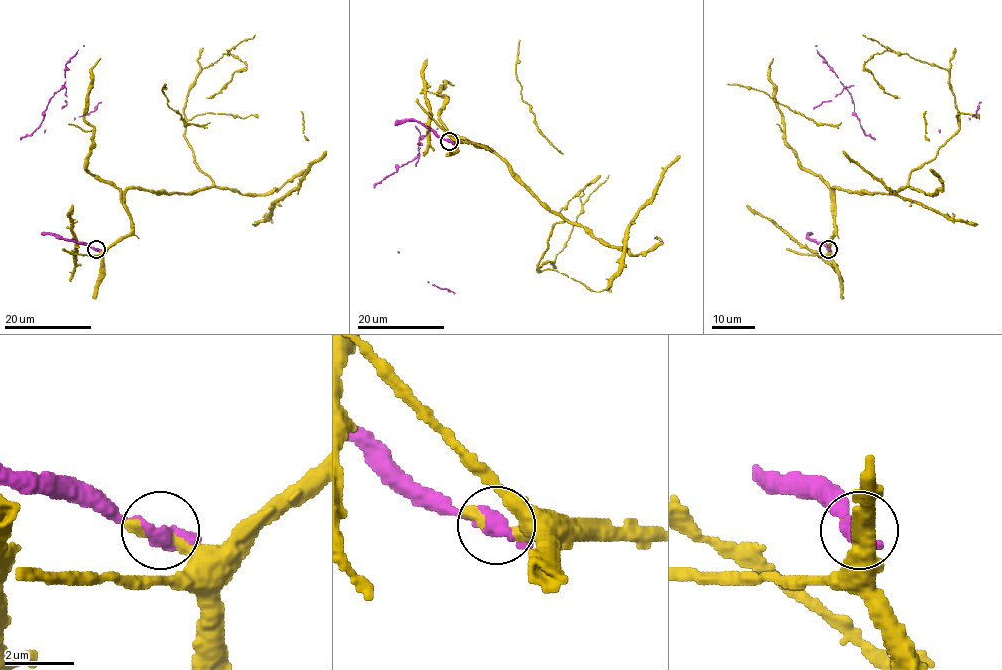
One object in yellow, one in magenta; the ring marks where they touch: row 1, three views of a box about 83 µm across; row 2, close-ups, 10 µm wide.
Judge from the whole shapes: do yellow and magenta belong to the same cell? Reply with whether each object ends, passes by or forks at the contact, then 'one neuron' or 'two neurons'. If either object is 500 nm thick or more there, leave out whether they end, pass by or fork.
one neuron

